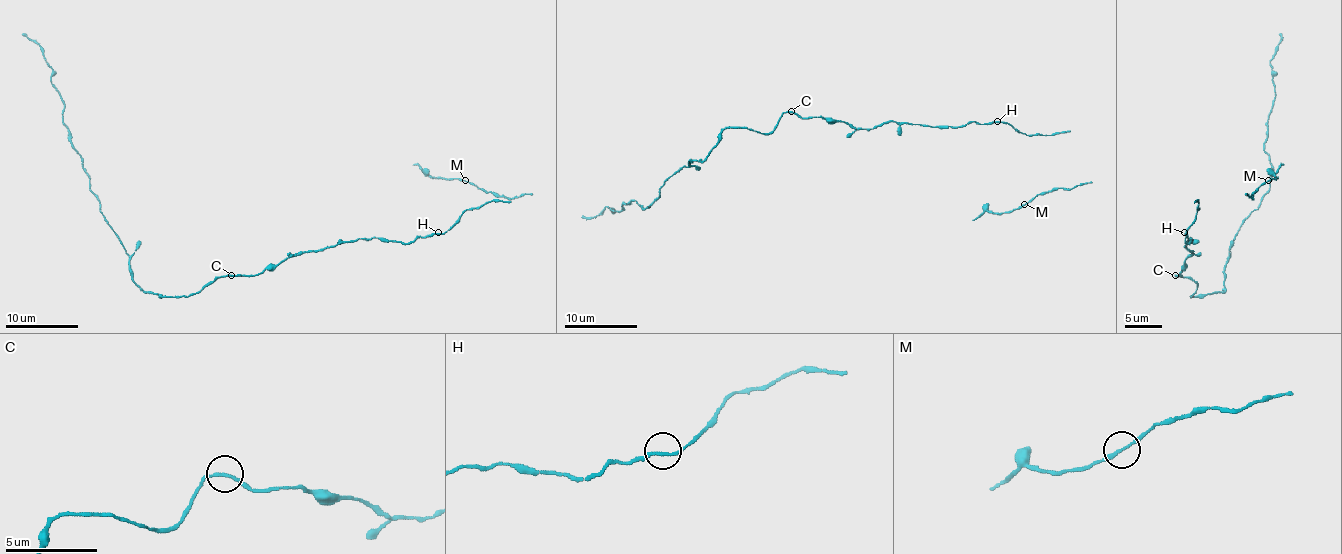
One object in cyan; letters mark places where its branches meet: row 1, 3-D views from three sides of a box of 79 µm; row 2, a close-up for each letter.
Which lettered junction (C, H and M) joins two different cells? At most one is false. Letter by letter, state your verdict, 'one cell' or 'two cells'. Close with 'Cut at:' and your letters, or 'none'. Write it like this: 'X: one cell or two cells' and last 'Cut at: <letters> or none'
C: one cell
H: one cell
M: one cell
Cut at: none

